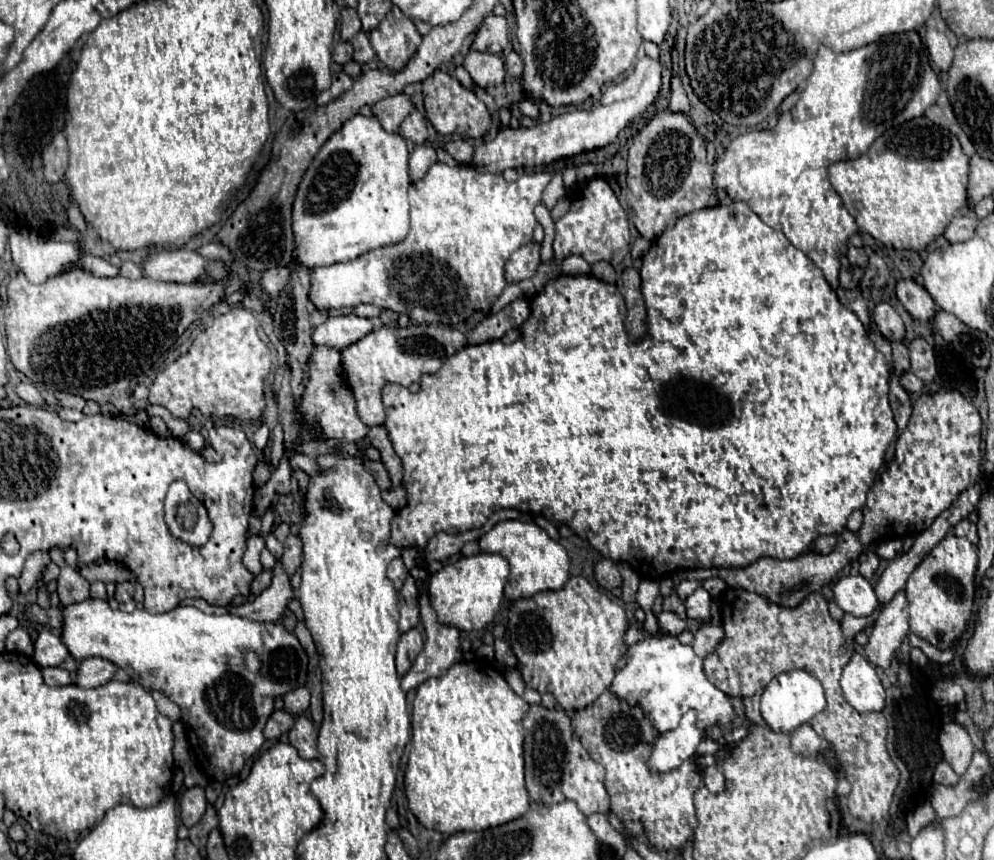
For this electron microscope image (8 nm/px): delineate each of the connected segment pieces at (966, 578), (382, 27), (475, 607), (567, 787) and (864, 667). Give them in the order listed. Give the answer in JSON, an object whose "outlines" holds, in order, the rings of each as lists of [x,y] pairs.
{"outlines":[[[[948,533],[914,569],[906,583],[906,599],[910,603],[910,629],[938,649],[946,649],[958,639],[970,619],[974,603],[974,575],[976,575],[976,547],[964,539]]],[[[392,7],[382,23],[374,31],[368,31],[368,39],[378,59],[390,71],[402,69],[416,53],[418,43],[422,43],[422,35],[418,33],[416,25],[412,23],[412,19],[408,21],[408,17],[398,7]]],[[[478,553],[478,555],[472,555],[472,557],[460,557],[456,563],[444,565],[428,581],[428,595],[430,595],[434,611],[438,613],[438,621],[446,623],[446,625],[454,625],[454,627],[458,627],[462,631],[482,629],[488,623],[492,623],[492,619],[498,613],[500,603],[504,598],[504,587],[506,581],[508,581],[508,573],[510,573],[510,565],[498,553]]],[[[530,705],[524,717],[524,759],[526,759],[526,789],[532,801],[560,803],[574,801],[584,815],[606,813],[610,809],[610,797],[604,789],[604,767],[596,763],[580,741],[574,737],[570,719],[562,709],[546,709],[542,705]]],[[[854,653],[842,671],[840,685],[844,699],[860,713],[882,711],[886,707],[886,691],[866,657]]]]}

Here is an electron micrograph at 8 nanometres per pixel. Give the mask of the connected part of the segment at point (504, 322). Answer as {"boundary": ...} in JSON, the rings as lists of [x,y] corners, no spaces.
{"boundary":[[[516,299],[498,313],[490,313],[484,321],[480,321],[472,331],[468,331],[468,343],[480,345],[486,341],[502,339],[510,329],[520,327],[530,317],[530,301]]]}

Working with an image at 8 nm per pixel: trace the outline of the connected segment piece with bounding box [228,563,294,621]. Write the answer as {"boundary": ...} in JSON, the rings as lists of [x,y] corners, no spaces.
{"boundary":[[[276,563],[272,585],[262,591],[252,603],[246,601],[244,605],[230,605],[228,611],[252,621],[278,621],[292,597],[294,591],[290,587],[290,577],[284,573],[282,565]]]}

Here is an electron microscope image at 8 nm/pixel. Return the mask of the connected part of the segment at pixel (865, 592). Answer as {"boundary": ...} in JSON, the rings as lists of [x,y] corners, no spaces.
{"boundary":[[[862,575],[842,577],[832,591],[838,607],[854,617],[868,617],[880,605],[874,587]]]}

